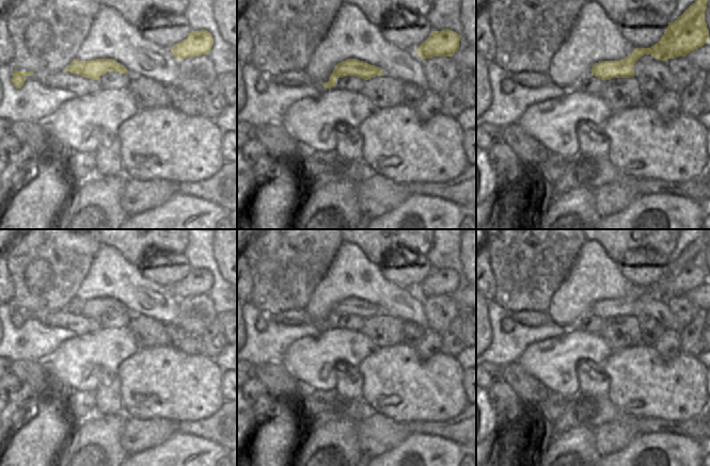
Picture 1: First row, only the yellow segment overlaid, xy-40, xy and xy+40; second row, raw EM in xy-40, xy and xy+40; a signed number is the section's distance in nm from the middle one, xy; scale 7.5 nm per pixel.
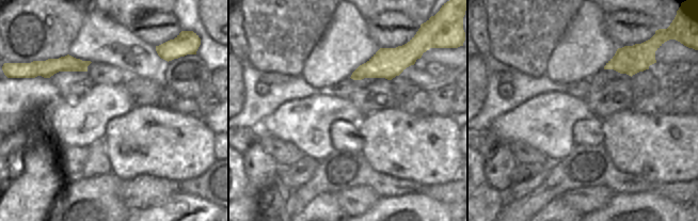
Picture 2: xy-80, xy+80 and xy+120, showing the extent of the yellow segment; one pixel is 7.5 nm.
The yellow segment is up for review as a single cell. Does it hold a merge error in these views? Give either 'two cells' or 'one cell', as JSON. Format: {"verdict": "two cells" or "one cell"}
{"verdict": "two cells"}

